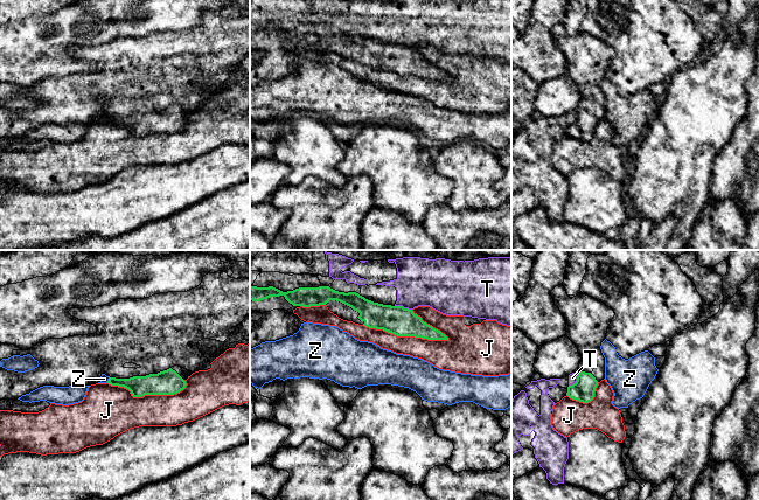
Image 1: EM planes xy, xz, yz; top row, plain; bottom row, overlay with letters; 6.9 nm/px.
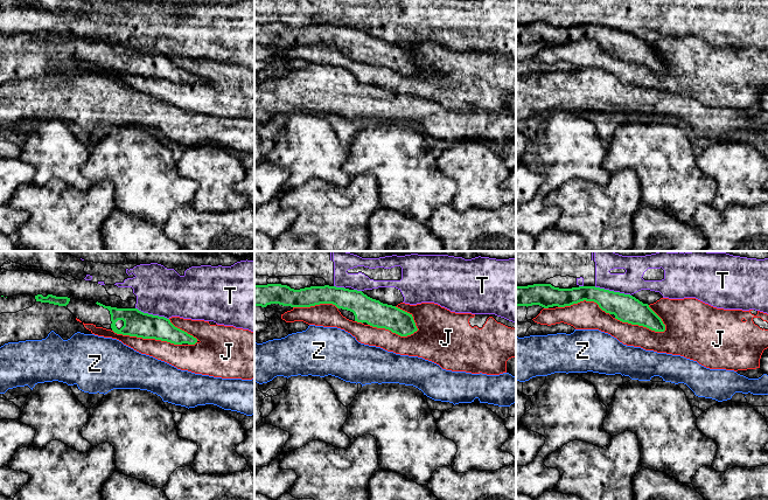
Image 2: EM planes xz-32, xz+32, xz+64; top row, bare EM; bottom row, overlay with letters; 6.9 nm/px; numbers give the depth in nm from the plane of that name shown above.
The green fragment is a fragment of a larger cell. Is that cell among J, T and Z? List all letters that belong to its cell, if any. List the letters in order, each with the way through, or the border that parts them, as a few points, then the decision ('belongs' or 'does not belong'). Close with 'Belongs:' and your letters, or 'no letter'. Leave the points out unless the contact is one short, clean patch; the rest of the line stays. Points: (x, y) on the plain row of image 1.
J: does not belong
T: does not belong
Z: border along xy (110, 116), (106, 120); does not belong
Belongs: no letter

